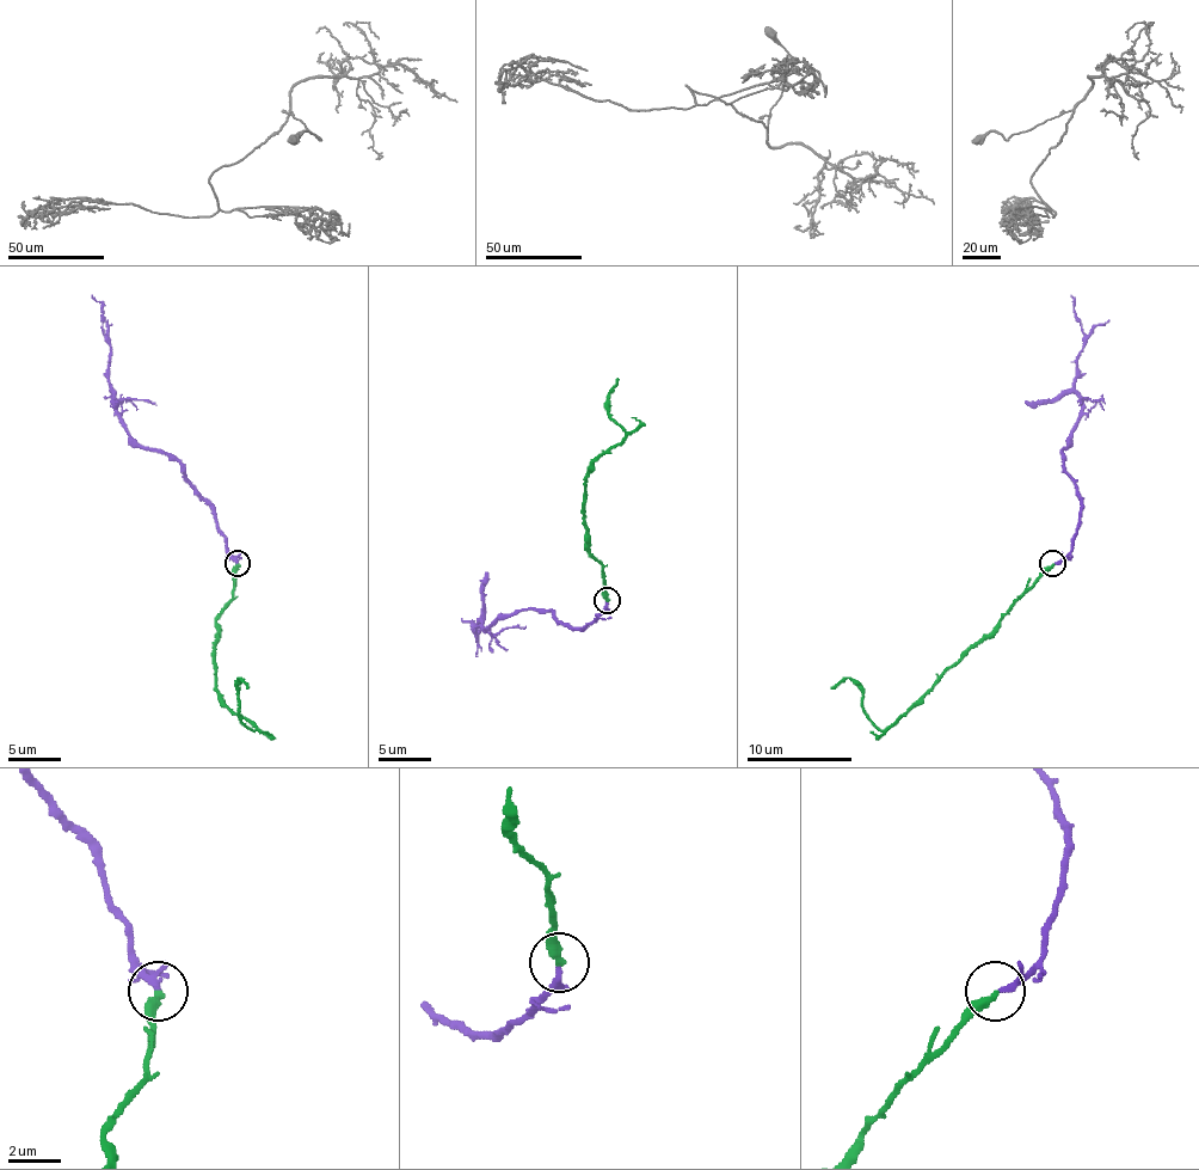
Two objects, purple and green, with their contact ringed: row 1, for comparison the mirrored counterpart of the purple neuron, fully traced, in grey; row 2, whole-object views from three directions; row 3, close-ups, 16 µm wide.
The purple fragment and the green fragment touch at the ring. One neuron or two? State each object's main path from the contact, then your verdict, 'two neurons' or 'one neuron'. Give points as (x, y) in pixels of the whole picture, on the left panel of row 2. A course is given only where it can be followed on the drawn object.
course purple (237, 564), (226, 549), (213, 507), (182, 467), (166, 454), (145, 448), (116, 410), (108, 336), (92, 294); course green (237, 564), (234, 599), (215, 624), (215, 690), (254, 727), (250, 729), (239, 718), (239, 680), (247, 687); one neuron

